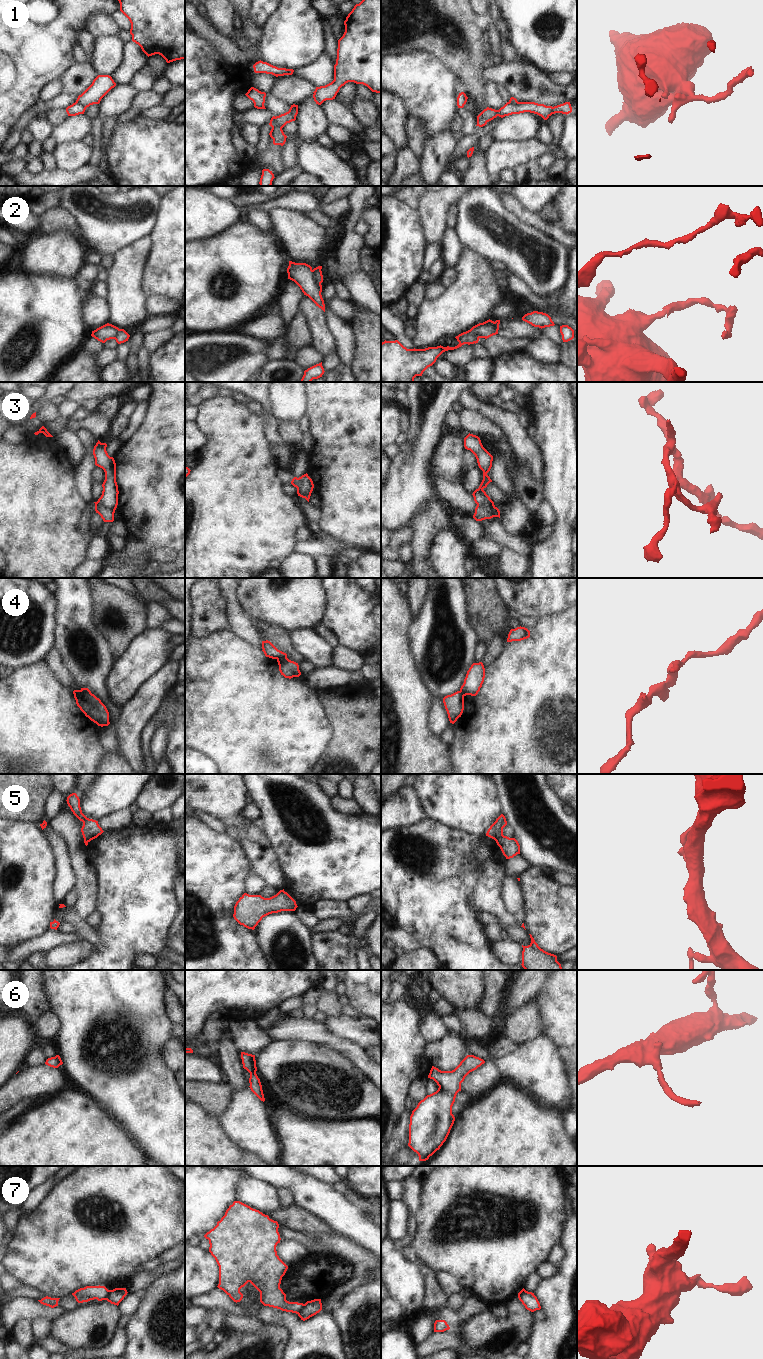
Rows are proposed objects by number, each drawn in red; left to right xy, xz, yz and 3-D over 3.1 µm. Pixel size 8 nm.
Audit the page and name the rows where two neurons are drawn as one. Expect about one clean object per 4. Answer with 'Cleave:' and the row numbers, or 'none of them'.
Cleave: 1, 2, 3, 4, 5, 7

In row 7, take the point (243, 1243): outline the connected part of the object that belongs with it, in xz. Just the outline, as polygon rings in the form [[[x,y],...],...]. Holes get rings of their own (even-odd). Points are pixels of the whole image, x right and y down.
[[[234,1201],[217,1225],[204,1237],[209,1240],[209,1252],[219,1266],[217,1287],[234,1302],[242,1300],[240,1289],[250,1282],[260,1292],[260,1302],[264,1306],[299,1314],[304,1304],[287,1301],[286,1294],[280,1288],[288,1266],[277,1255],[276,1246],[281,1240],[278,1228],[278,1222],[268,1215],[240,1201]]]

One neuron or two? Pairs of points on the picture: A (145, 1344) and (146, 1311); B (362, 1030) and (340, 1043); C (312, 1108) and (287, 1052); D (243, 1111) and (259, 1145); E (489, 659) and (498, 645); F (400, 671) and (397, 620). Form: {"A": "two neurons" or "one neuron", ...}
{"A": "one neuron", "B": "two neurons", "C": "one neuron", "D": "one neuron", "E": "one neuron", "F": "one neuron"}

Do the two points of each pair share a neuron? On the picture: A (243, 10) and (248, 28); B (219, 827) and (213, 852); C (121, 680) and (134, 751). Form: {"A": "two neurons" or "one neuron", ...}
{"A": "one neuron", "B": "two neurons", "C": "two neurons"}

